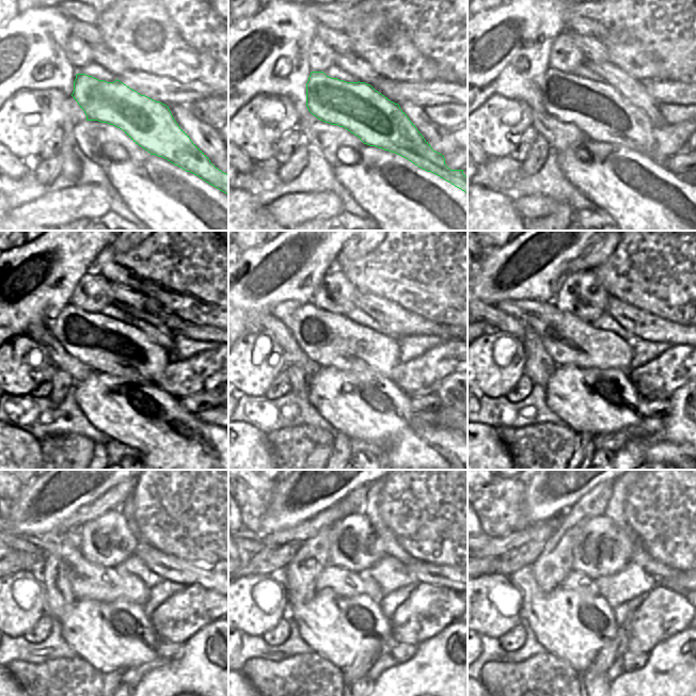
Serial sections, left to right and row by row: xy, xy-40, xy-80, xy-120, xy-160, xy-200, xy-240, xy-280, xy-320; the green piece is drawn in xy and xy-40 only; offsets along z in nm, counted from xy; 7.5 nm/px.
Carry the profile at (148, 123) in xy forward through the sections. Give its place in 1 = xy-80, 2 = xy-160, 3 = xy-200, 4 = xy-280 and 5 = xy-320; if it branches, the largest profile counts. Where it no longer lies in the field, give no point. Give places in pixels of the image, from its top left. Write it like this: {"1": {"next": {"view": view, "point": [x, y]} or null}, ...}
{"1": {"next": {"view": "xy-80", "point": [597, 109]}}, "2": {"next": {"view": "xy-160", "point": [330, 339]}}, "3": {"next": {"view": "xy-200", "point": [569, 341]}}, "4": {"next": {"view": "xy-280", "point": [342, 582]}}, "5": {"next": {"view": "xy-320", "point": [578, 581]}}}

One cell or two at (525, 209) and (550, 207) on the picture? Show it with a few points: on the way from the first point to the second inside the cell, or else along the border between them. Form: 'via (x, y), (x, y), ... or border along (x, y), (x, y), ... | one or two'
via (532, 207), (543, 207) | one

